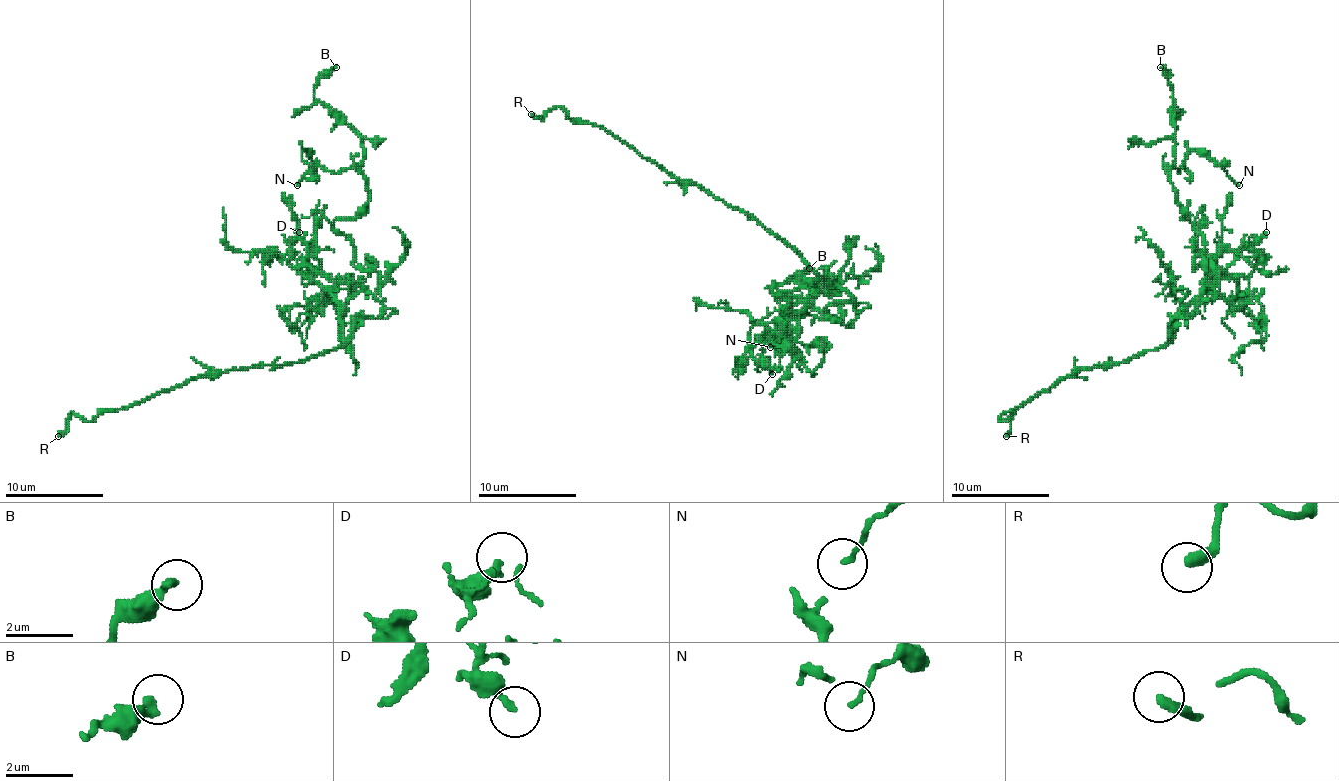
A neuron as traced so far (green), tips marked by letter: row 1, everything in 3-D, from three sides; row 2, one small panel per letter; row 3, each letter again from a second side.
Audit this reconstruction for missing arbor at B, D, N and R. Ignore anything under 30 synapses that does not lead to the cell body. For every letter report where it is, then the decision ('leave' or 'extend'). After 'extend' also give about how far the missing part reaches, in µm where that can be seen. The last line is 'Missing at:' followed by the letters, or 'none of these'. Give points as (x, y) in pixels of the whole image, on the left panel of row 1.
B: at (336, 67); leave
D: at (299, 232); leave
N: at (297, 185); leave
R: at (58, 436); extend; about 40 µm are missing
Missing at: R

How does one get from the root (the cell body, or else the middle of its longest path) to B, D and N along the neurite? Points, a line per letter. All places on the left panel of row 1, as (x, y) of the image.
B: (341, 316), (334, 289), (375, 264), (358, 269), (334, 227), (368, 200), (363, 141), (314, 97), (336, 67)
D: (341, 316), (341, 306), (302, 271), (302, 266), (289, 252), (289, 242), (299, 232)
N: (341, 316), (334, 289), (375, 264), (358, 269), (334, 222), (368, 183), (304, 151), (297, 185)

